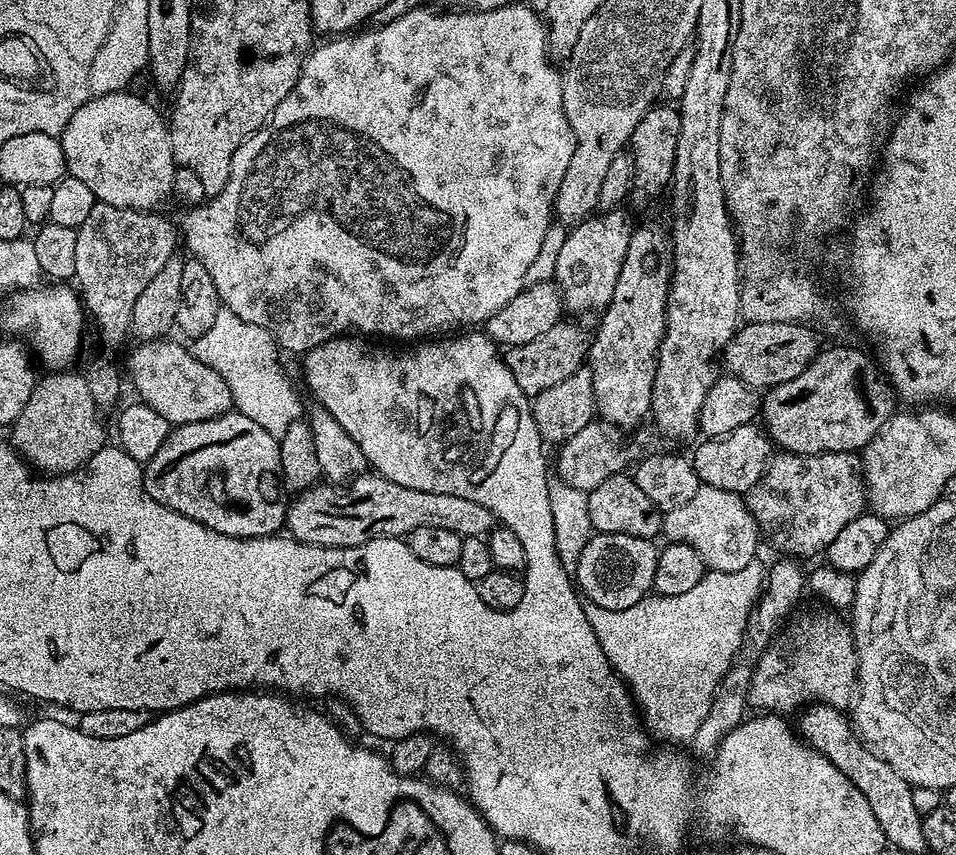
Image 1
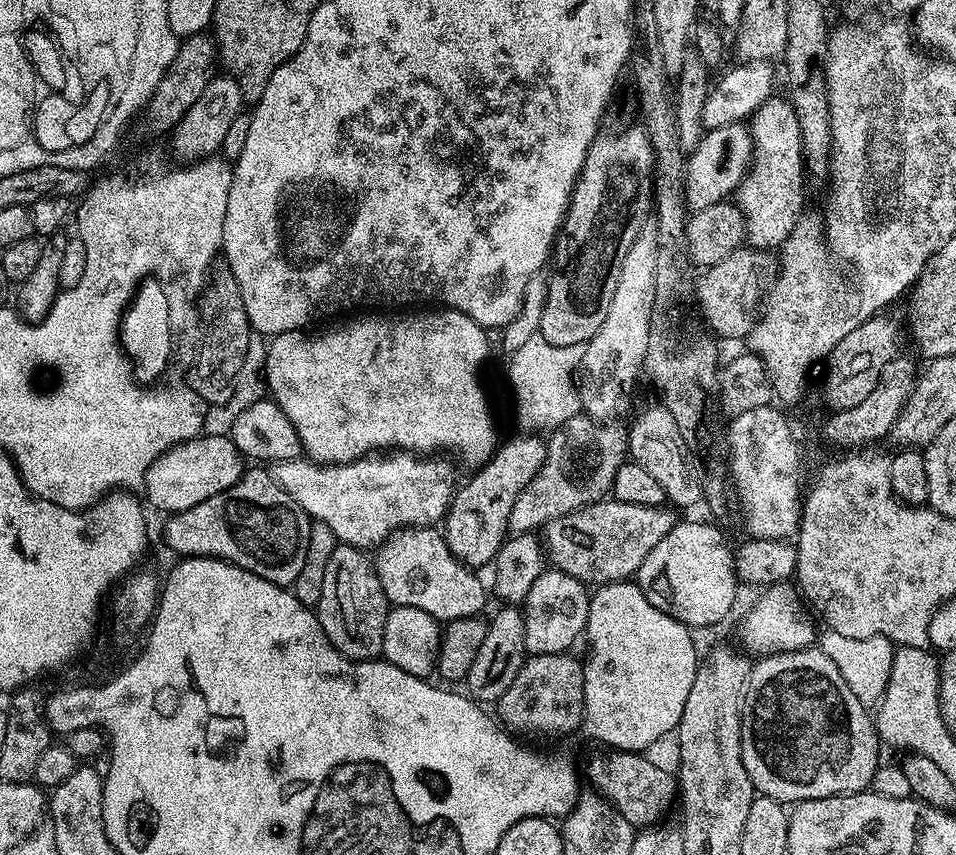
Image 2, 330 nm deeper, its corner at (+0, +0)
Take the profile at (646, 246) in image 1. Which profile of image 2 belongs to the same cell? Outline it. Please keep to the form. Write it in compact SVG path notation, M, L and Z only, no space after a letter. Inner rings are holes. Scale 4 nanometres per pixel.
M774 94L750 117L754 155L752 167L734 193L746 225L746 240L751 247L779 249L797 231L796 223L804 212L806 169L802 134L791 99Z

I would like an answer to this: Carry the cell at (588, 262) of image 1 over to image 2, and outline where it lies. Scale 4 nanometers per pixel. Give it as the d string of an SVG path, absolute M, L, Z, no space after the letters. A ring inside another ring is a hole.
M747 123L727 124L721 128L709 128L701 136L698 146L687 153L684 165L684 201L692 212L706 210L706 206L725 203L739 188L745 174L752 167L754 149L752 134Z

